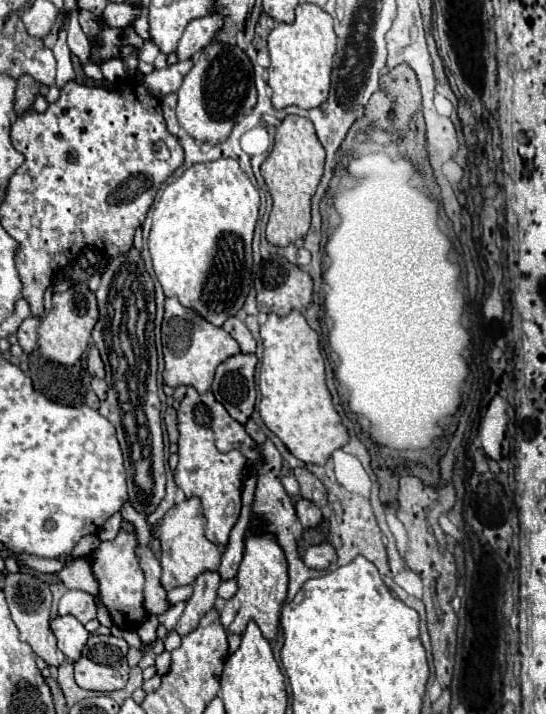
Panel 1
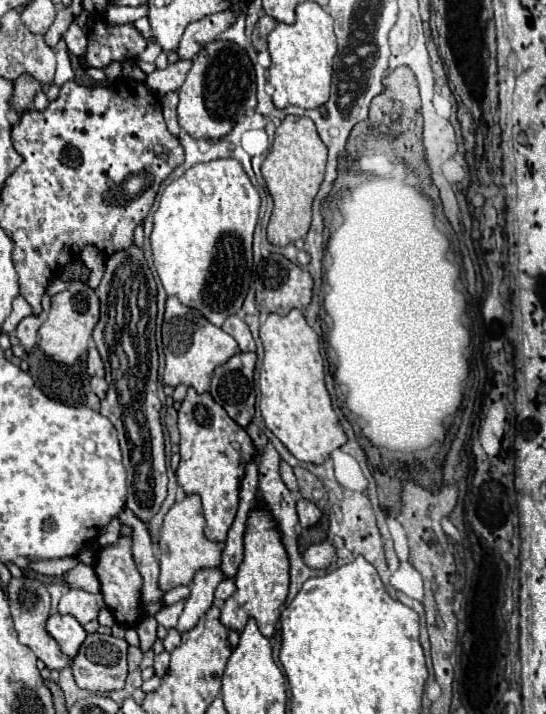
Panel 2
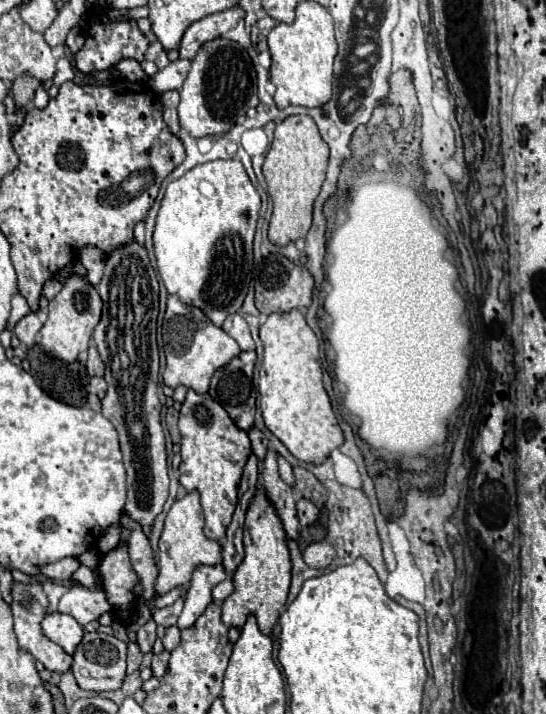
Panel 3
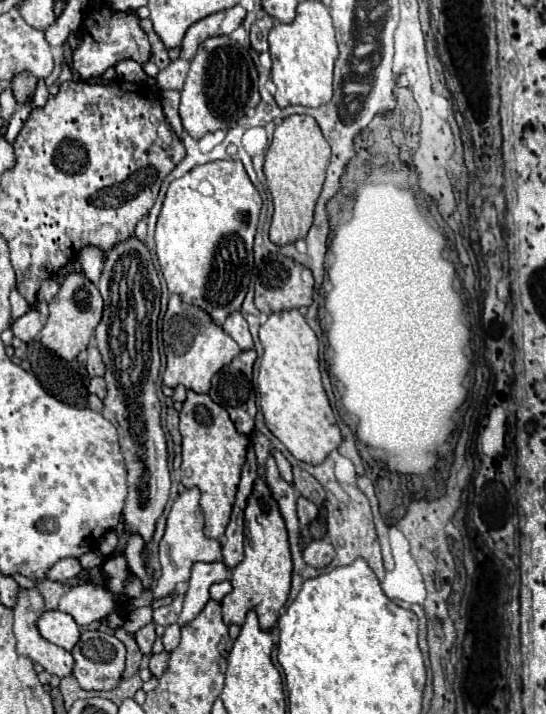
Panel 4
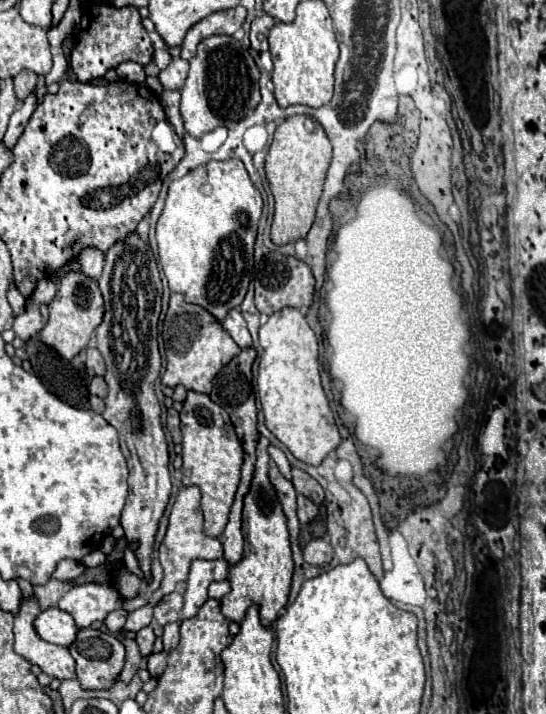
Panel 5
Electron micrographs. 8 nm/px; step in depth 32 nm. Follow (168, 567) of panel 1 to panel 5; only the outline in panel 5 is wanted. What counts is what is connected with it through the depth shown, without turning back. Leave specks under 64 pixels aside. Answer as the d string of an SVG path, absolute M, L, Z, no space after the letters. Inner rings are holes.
M188 486L188 488L180 490L180 494L176 496L176 502L174 502L174 506L170 510L166 536L164 536L164 540L160 544L160 564L164 568L164 578L160 582L160 588L154 592L153 599L148 604L128 614L124 630L136 633L151 623L153 610L158 600L164 598L166 594L174 592L174 586L178 582L188 580L192 560L216 560L216 558L222 556L220 540L206 536L204 530L202 530L202 522L204 520L202 520L202 508L200 508L200 488L198 486Z

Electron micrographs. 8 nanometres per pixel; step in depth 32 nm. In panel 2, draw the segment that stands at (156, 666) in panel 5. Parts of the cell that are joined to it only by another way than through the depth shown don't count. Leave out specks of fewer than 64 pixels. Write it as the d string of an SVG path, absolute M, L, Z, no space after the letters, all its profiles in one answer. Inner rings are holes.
M166 650L154 658L154 670L156 670L156 676L162 678L162 676L166 674L168 662L170 662L170 652L166 652Z

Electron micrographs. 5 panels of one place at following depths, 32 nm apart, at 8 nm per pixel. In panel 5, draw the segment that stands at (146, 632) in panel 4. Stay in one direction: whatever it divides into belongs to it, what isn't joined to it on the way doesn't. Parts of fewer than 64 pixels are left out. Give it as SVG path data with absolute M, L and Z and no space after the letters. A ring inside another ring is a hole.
M146 626L146 628L142 628L142 630L136 632L136 642L138 642L138 646L140 646L142 656L150 656L150 654L152 654L152 644L154 644L154 640L156 640L156 636L154 636L154 630L152 630L150 626Z

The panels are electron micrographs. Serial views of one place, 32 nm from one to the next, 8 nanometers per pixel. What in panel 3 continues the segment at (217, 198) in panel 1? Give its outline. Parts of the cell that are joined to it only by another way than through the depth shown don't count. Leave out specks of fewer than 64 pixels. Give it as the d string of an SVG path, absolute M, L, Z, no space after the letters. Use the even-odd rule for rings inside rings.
M214 160L188 170L182 178L166 186L154 226L154 256L160 278L168 294L176 294L184 304L200 308L208 320L222 326L226 316L238 312L248 292L252 272L252 238L258 222L260 194L252 186L240 160Z

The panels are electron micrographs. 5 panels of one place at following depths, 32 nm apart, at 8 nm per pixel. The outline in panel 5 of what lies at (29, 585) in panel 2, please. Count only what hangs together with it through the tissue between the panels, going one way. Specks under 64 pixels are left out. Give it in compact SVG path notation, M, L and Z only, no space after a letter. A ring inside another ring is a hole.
M36 596L20 600L20 608L14 616L14 636L16 636L14 650L20 656L24 656L28 662L38 664L42 672L46 672L52 678L58 678L58 680L74 678L76 662L72 654L66 648L50 644L38 636L34 628L34 620L40 612L42 610Z

